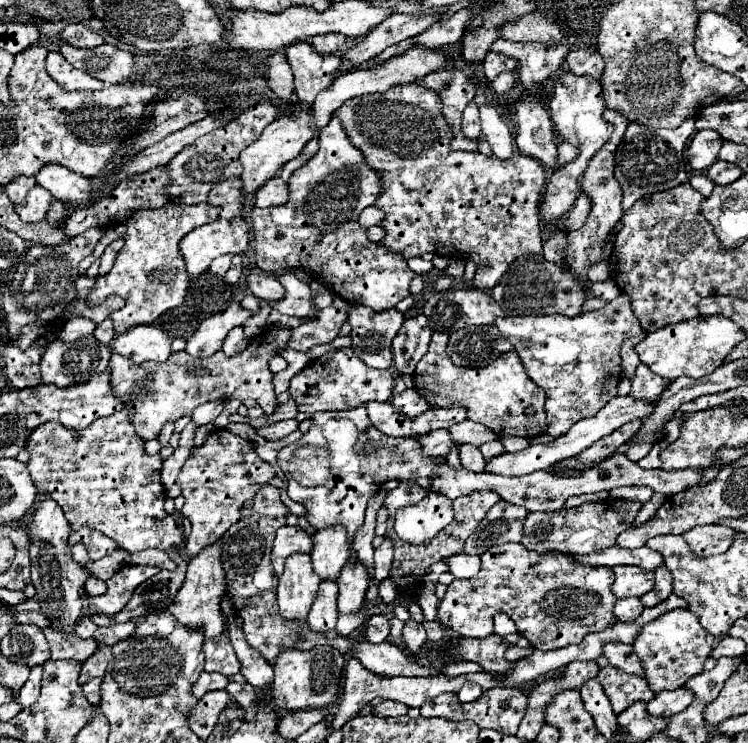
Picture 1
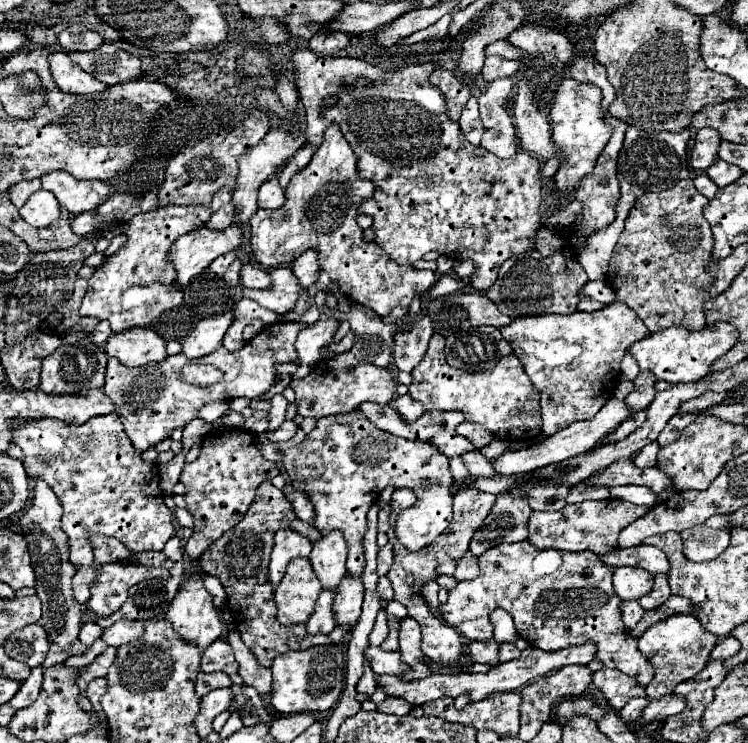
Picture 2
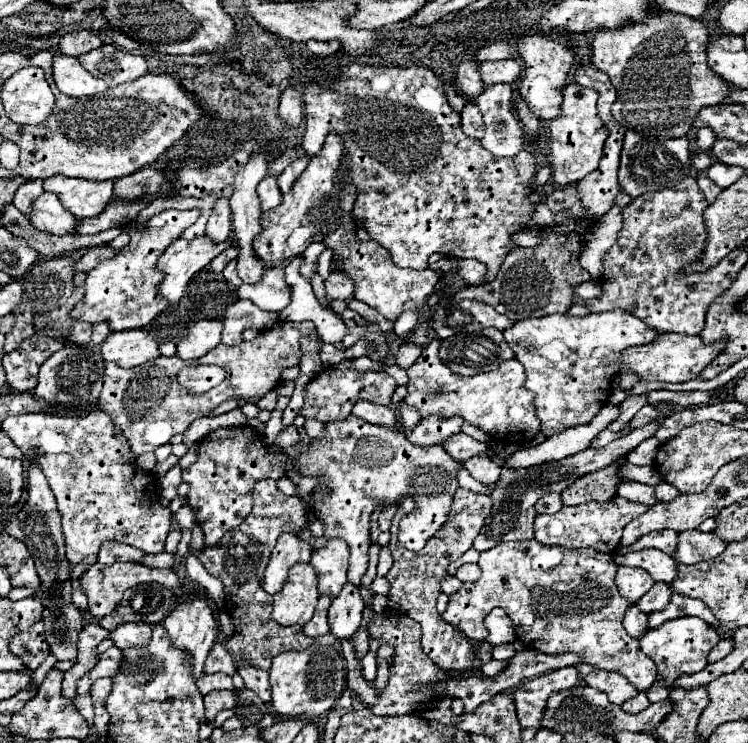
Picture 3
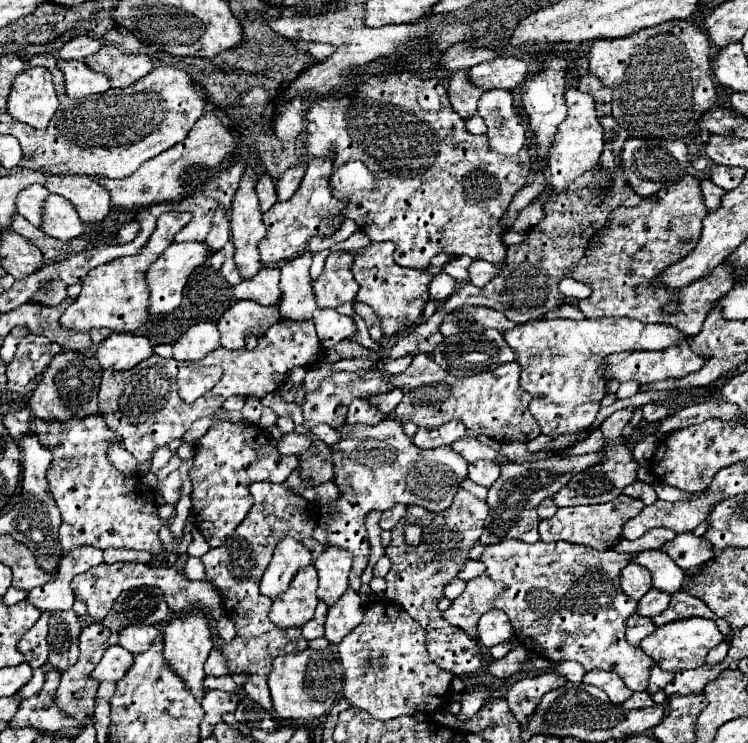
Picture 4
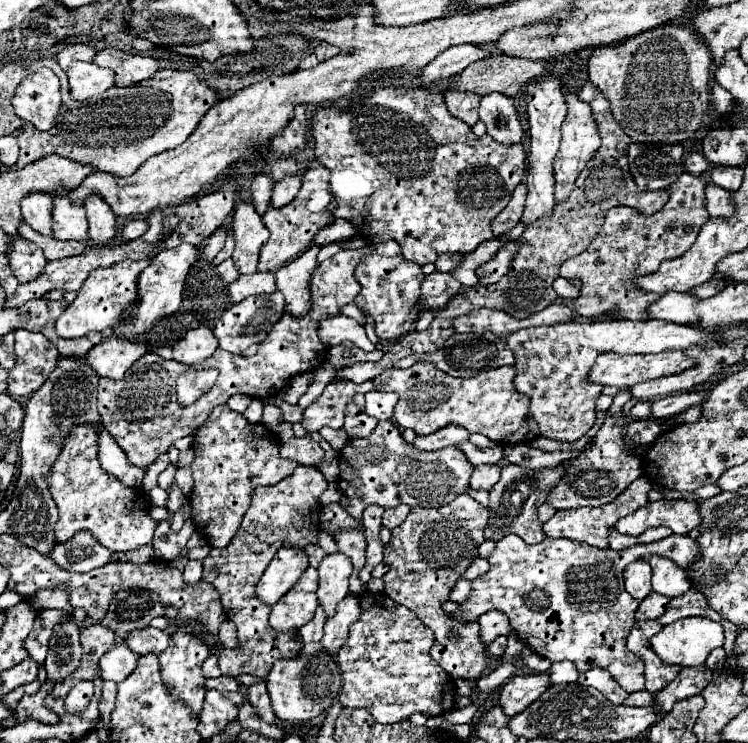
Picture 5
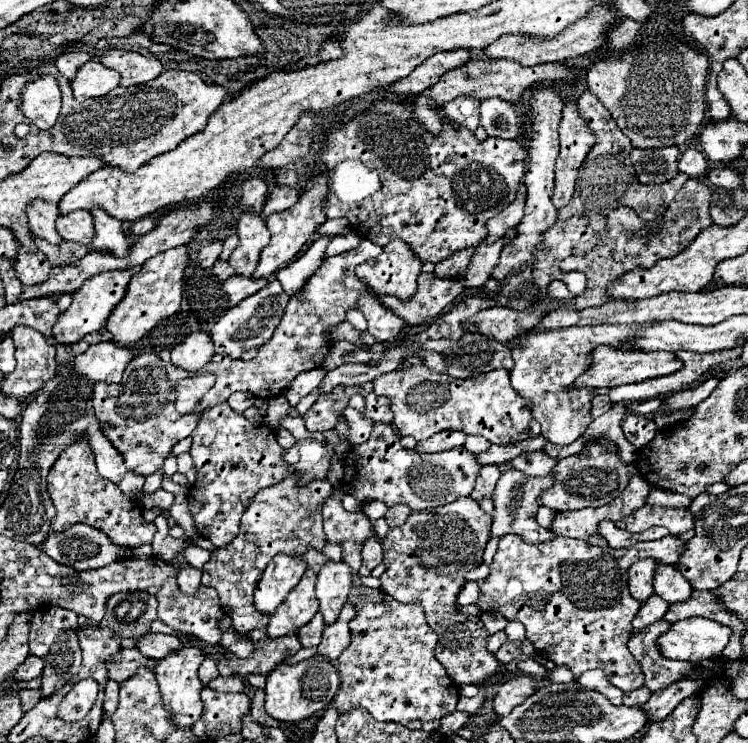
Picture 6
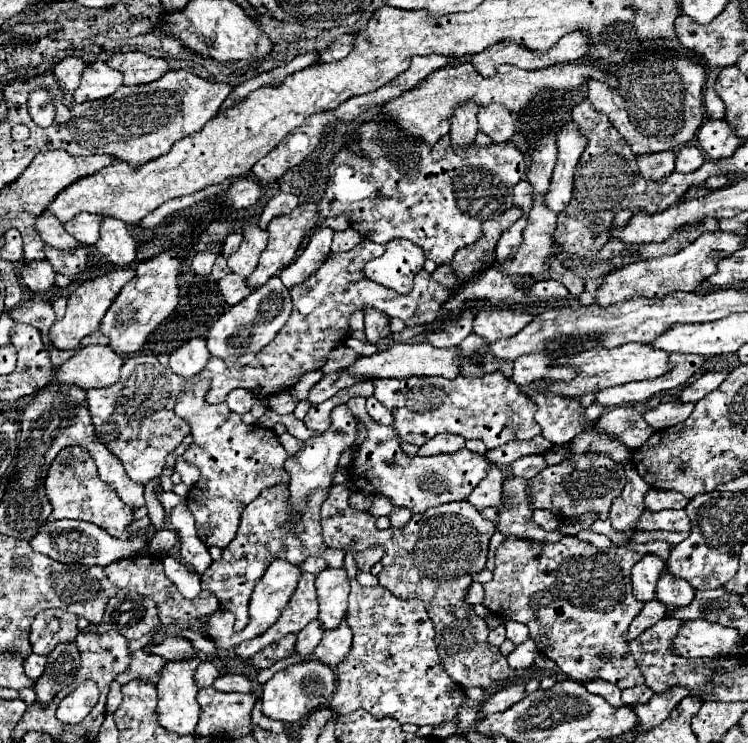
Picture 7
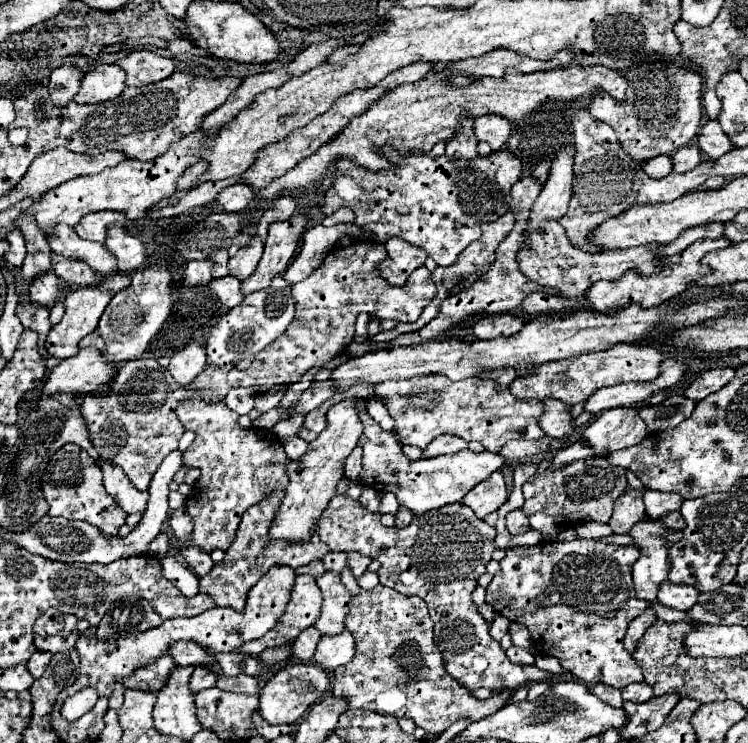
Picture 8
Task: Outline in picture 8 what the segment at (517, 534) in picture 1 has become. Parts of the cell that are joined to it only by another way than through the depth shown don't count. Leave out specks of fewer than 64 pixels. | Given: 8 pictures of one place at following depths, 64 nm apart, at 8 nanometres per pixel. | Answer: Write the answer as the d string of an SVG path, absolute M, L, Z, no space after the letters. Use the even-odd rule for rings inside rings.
M512 510L512 512L508 512L506 514L506 528L508 528L510 534L522 534L522 532L532 530L524 510Z

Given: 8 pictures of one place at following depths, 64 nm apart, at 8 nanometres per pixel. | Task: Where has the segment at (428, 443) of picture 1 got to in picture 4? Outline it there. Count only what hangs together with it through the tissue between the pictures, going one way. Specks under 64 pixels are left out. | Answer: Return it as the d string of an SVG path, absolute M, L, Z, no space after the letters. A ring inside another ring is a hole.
M464 436L464 438L456 440L456 442L452 442L450 448L452 448L456 454L460 454L466 462L476 462L478 458L484 458L484 460L494 460L494 458L496 458L496 452L494 452L490 446L478 442L478 440L472 438L472 436Z

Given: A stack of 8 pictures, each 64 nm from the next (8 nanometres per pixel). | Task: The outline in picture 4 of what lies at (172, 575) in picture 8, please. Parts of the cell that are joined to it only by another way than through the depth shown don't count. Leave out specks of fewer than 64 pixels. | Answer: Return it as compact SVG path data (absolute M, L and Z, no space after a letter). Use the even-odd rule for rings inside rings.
M188 558L186 566L184 566L184 572L186 572L188 580L206 580L204 566L202 566L200 558Z

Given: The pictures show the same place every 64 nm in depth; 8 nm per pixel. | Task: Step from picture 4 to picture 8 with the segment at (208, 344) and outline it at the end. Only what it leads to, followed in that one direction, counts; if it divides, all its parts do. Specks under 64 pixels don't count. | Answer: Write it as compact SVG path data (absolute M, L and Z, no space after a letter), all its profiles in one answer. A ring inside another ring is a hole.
M190 342L170 358L170 374L182 386L188 386L206 368L206 350L198 342Z

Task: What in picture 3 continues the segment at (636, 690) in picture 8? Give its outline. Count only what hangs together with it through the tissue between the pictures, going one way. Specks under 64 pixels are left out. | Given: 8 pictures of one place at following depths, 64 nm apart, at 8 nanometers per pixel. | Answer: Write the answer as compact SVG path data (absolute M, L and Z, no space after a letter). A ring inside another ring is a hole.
M640 692L636 698L626 700L626 702L622 704L622 710L628 712L628 714L638 714L638 712L642 712L646 706L650 706L650 700L646 698L644 692Z

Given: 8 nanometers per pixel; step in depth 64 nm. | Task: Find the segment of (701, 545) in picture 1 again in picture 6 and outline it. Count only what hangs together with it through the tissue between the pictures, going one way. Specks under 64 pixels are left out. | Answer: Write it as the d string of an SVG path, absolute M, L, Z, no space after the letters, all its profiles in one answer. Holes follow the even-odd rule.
M506 534L500 538L498 550L490 564L490 576L478 582L480 596L476 600L476 606L480 608L480 612L502 612L508 620L522 622L526 628L526 638L534 644L536 652L552 660L556 666L570 666L574 678L578 678L586 670L600 668L608 674L614 686L630 692L644 686L644 674L626 646L628 638L632 636L632 620L640 610L640 602L630 596L630 590L626 586L628 568L642 558L658 558L666 564L676 564L680 562L684 548L686 542L672 534L654 542L638 542L636 546L620 550L614 550L610 546L592 546L574 538L554 538L540 544L526 544L520 536Z

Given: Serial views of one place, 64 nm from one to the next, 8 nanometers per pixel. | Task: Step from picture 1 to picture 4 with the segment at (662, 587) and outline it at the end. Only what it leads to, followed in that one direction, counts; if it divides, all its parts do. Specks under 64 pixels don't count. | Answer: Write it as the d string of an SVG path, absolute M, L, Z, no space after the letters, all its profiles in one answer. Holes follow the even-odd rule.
M650 588L650 594L646 594L646 598L640 598L636 614L652 618L652 616L664 612L668 608L668 604L670 604L670 594L656 590L656 588Z

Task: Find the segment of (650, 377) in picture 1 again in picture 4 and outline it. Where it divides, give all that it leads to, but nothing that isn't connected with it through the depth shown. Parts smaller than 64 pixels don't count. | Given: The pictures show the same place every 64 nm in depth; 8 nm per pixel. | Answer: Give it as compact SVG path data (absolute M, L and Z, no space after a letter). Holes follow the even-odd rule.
M638 406L622 408L622 410L614 412L612 416L608 416L608 418L602 422L600 430L602 430L602 434L604 434L604 438L606 438L606 442L608 442L608 444L602 448L602 452L606 454L604 462L598 464L598 466L592 466L590 470L584 470L582 474L576 474L574 480L572 480L568 486L564 486L564 488L554 496L554 502L556 502L558 506L578 506L578 504L602 504L602 502L610 502L610 500L614 500L614 498L618 498L618 496L622 494L622 488L624 488L624 486L628 486L630 482L636 480L636 468L638 468L638 464L632 460L632 454L630 454L630 450L626 448L624 438L620 438L622 428L630 422L630 418L632 418L632 414L634 414L636 408L638 408Z

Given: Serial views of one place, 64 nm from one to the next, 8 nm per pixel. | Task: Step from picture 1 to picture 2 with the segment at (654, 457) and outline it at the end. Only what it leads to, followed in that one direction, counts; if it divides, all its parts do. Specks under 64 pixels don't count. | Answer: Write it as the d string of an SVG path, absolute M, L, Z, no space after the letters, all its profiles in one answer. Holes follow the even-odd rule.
M658 442L646 444L646 446L638 452L638 458L634 460L634 464L638 464L638 466L656 466L656 454L658 454L658 450L660 450Z

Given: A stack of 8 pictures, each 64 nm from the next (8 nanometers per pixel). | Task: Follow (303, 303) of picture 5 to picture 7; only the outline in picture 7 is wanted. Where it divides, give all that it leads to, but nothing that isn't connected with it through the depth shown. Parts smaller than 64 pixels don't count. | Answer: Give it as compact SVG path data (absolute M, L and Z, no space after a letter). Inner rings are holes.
M318 228L312 236L308 246L304 248L304 252L280 272L280 280L284 282L284 286L290 290L296 284L304 282L306 278L310 278L320 266L322 262L328 258L330 254L330 244L332 244L332 236L334 230L326 230L326 228Z

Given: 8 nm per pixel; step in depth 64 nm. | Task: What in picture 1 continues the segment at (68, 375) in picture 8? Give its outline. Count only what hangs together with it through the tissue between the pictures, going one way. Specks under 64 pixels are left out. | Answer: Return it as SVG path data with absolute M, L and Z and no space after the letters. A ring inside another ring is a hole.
M138 326L112 340L112 352L132 358L134 362L166 362L172 354L172 338L156 326Z

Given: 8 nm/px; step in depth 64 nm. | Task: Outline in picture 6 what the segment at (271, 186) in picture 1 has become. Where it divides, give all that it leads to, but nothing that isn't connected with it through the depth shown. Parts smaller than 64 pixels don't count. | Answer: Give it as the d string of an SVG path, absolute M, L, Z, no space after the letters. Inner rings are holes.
M260 176L250 178L242 184L242 204L244 206L254 206L258 214L262 214L266 196L268 196L268 184Z

